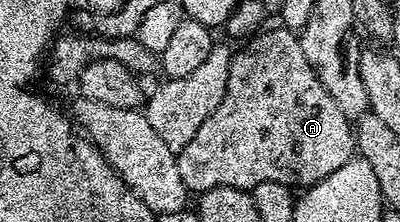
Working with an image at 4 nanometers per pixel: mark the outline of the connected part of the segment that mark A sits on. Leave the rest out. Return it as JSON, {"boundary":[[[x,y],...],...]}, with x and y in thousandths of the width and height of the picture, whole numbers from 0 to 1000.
{"boundary":[[[693,113],[685,140],[663,131],[630,162],[613,203],[578,275],[568,419],[558,419],[548,491],[498,563],[498,599],[468,635],[463,667],[440,685],[450,793],[473,869],[540,842],[630,851],[658,815],[698,815],[743,851],[770,851],[885,712],[888,590],[878,545],[858,491],[838,473],[828,419],[808,401],[758,239],[750,171],[730,135]]]}

